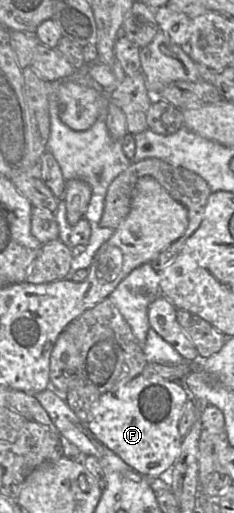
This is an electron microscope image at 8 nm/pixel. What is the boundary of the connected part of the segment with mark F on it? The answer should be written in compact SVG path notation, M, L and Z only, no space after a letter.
M141 374L118 389L101 394L89 413L86 426L103 445L137 472L144 476L159 477L172 468L180 455L183 437L178 424L188 397L178 382L148 378Z

